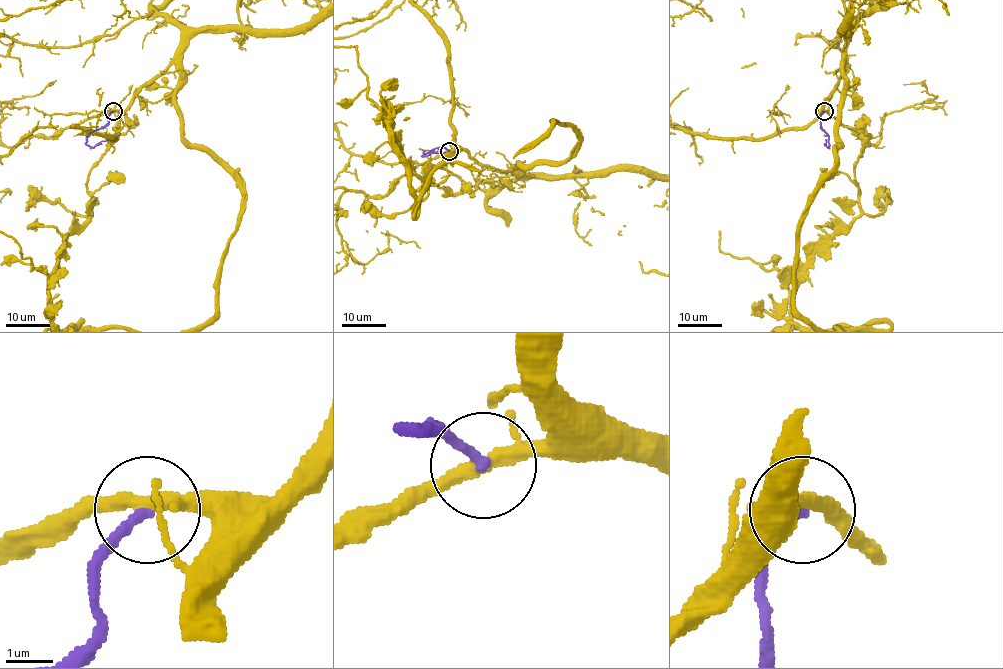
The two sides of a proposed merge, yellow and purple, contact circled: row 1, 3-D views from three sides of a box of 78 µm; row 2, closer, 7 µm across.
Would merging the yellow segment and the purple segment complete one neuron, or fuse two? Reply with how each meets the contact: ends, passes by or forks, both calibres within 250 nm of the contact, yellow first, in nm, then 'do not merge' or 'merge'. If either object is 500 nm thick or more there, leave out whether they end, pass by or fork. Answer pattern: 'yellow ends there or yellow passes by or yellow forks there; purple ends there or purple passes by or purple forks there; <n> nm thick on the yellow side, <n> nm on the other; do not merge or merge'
yellow forks there; purple ends there; 260 nm thick on the yellow side, 200 nm on the other; do not merge

